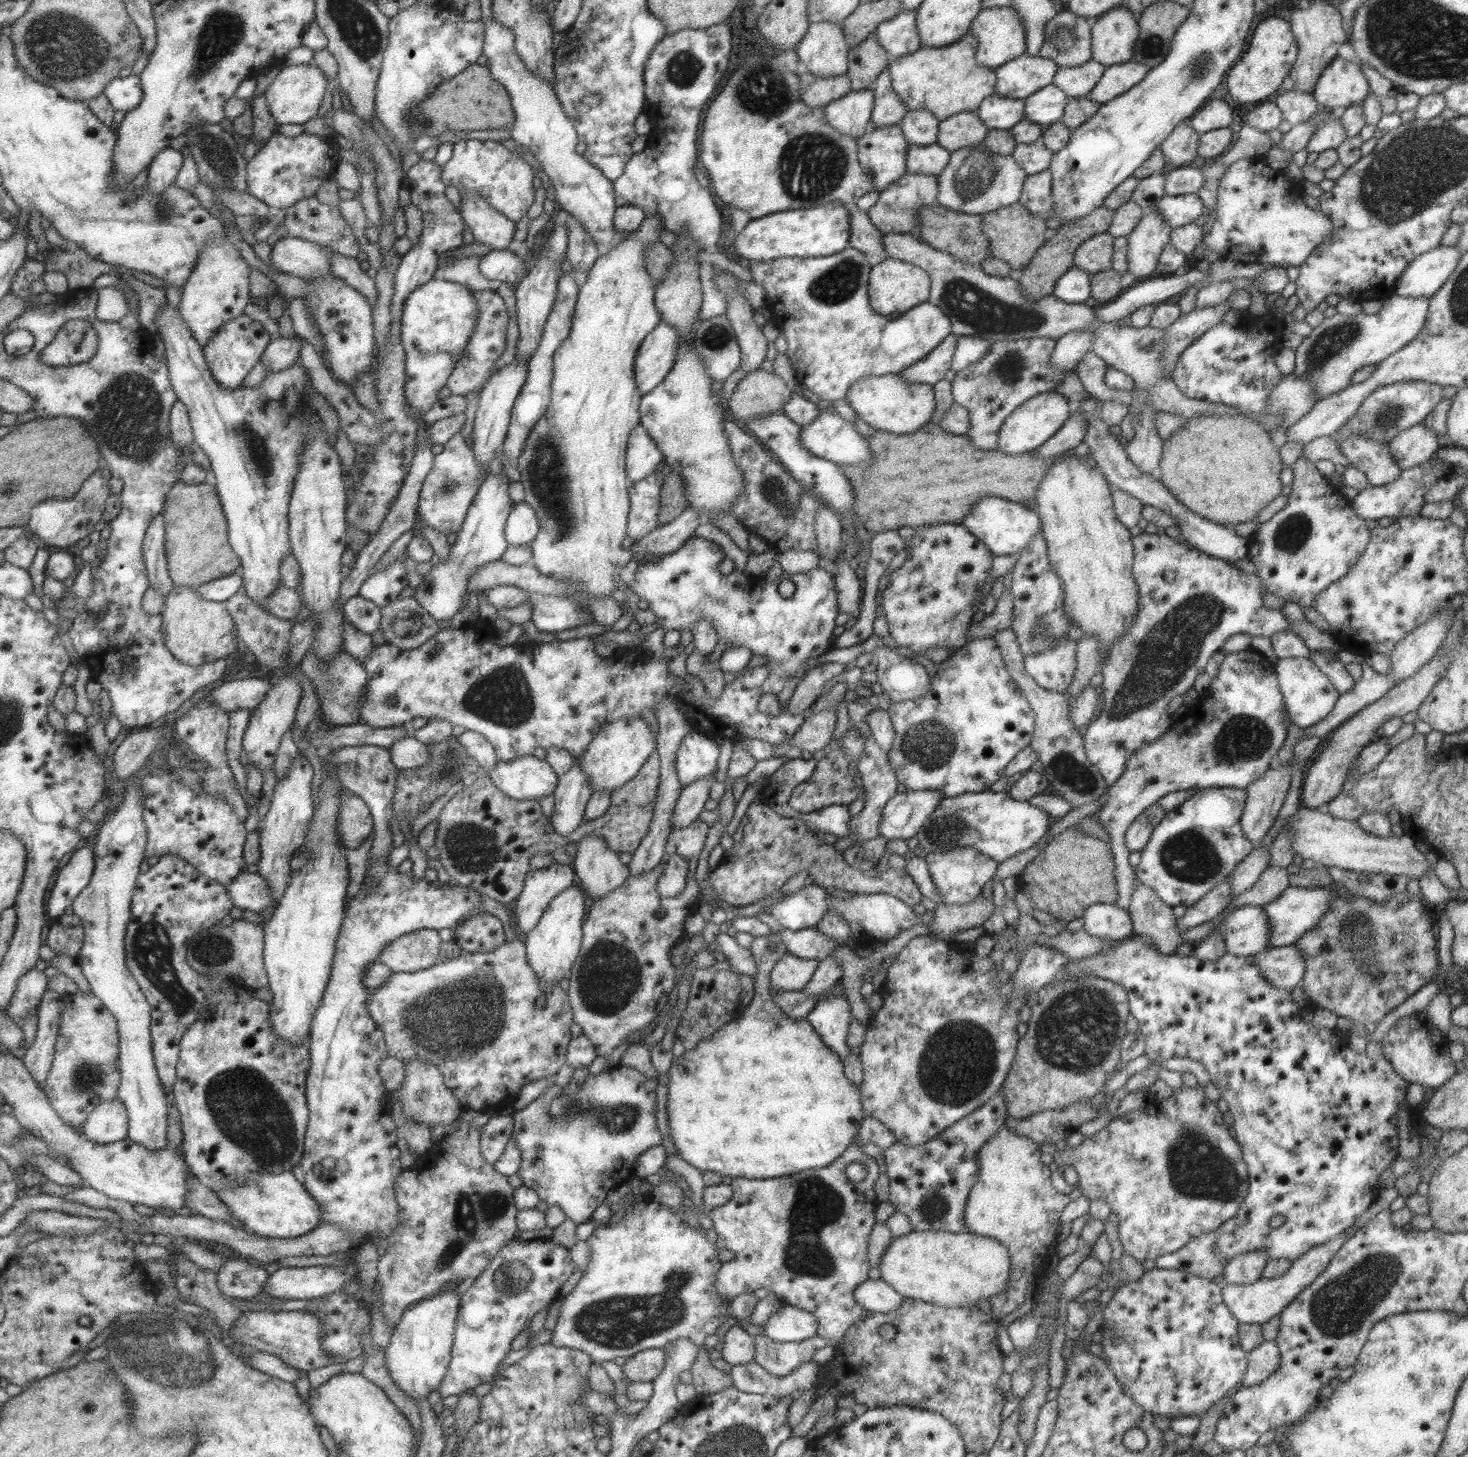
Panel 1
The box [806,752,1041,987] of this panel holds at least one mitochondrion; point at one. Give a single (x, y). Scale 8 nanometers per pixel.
(950, 829)

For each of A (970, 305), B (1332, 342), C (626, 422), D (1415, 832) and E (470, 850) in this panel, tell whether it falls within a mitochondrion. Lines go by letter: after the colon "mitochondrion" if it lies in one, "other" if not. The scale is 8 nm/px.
A: mitochondrion
B: mitochondrion
C: other
D: other
E: mitochondrion

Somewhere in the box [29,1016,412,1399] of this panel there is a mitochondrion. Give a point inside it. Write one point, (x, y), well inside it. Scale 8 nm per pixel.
(177, 1350)

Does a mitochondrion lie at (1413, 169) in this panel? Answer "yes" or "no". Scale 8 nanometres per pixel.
yes

